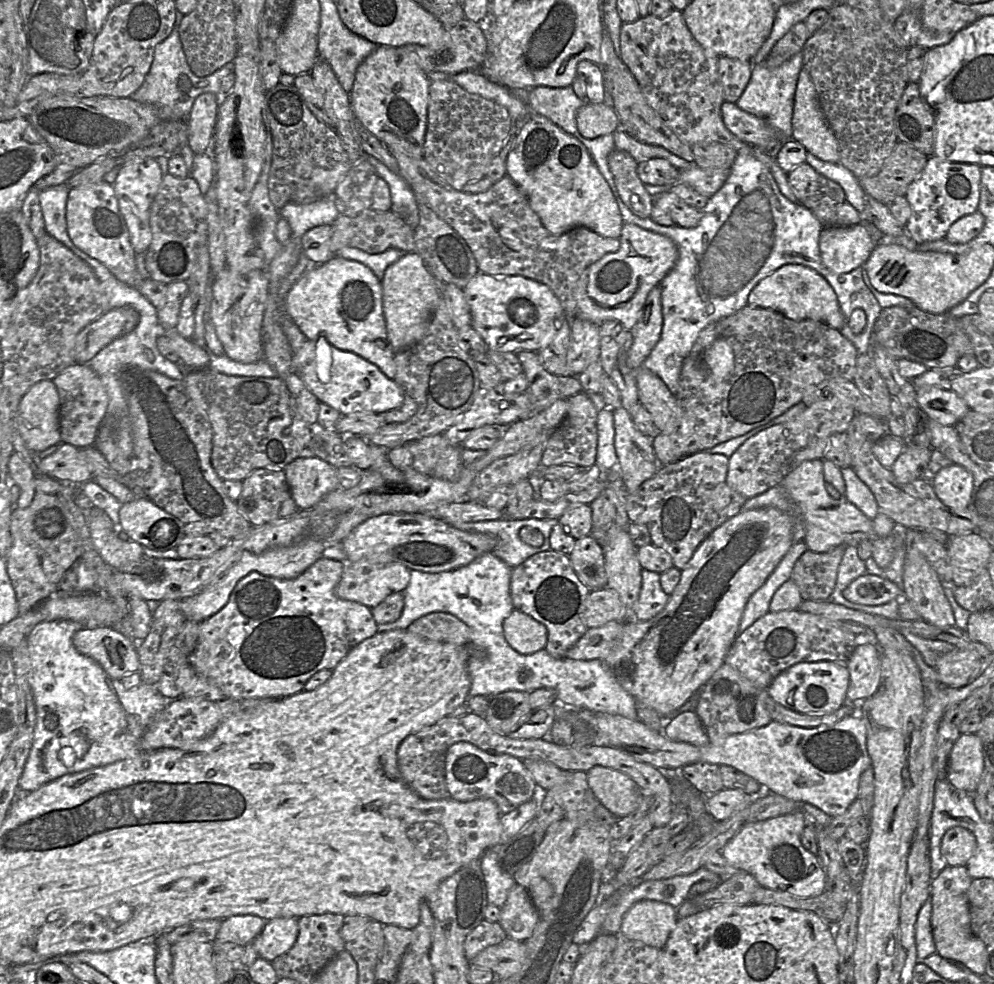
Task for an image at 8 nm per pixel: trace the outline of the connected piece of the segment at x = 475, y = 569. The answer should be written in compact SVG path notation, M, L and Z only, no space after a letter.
M492 553L483 554L471 563L454 570L425 573L411 571L408 586L403 591L404 607L401 616L394 622L378 625L378 632L387 632L407 627L424 615L433 612L447 612L455 615L471 629L470 644L473 648L487 653L485 659L468 658L467 670L471 678L470 696L491 696L506 691L531 693L540 688L551 688L557 693L557 701L562 707L576 710L589 710L593 713L609 713L637 719L636 700L615 677L602 660L555 659L543 649L533 654L520 654L506 641L503 631L504 620L515 609L511 599L511 577L513 567Z

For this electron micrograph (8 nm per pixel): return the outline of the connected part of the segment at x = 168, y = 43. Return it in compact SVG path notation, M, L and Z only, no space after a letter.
M175 28L171 35L155 47L154 59L150 71L142 86L131 98L139 101L143 99L143 95L147 95L150 99L157 100L159 110L161 110L158 116L162 121L187 122L193 103L200 94L211 92L218 96L218 99L226 96L221 93L221 81L224 77L232 73L233 70L234 64L230 62L209 76L196 76L186 61L178 31Z

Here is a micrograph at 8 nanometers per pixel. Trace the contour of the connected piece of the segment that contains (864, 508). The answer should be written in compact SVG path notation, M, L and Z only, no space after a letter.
M842 468L841 471L846 487L846 500L857 506L868 518L875 518L880 511L871 489L852 468Z

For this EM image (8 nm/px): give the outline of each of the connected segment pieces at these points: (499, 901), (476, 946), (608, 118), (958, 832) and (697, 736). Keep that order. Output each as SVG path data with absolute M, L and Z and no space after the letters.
M494 849L487 850L480 857L480 860L486 883L488 903L502 908L515 882L511 875L502 871Z
M481 921L465 938L464 953L471 961L487 947L497 945L507 938L499 922Z
M587 101L576 113L579 134L585 138L611 134L619 127L619 117L615 109L605 102Z
M952 827L944 834L940 851L950 866L966 866L974 854L977 841L974 834L962 827Z
M695 711L674 715L662 733L670 740L686 742L695 746L709 744L705 728Z

